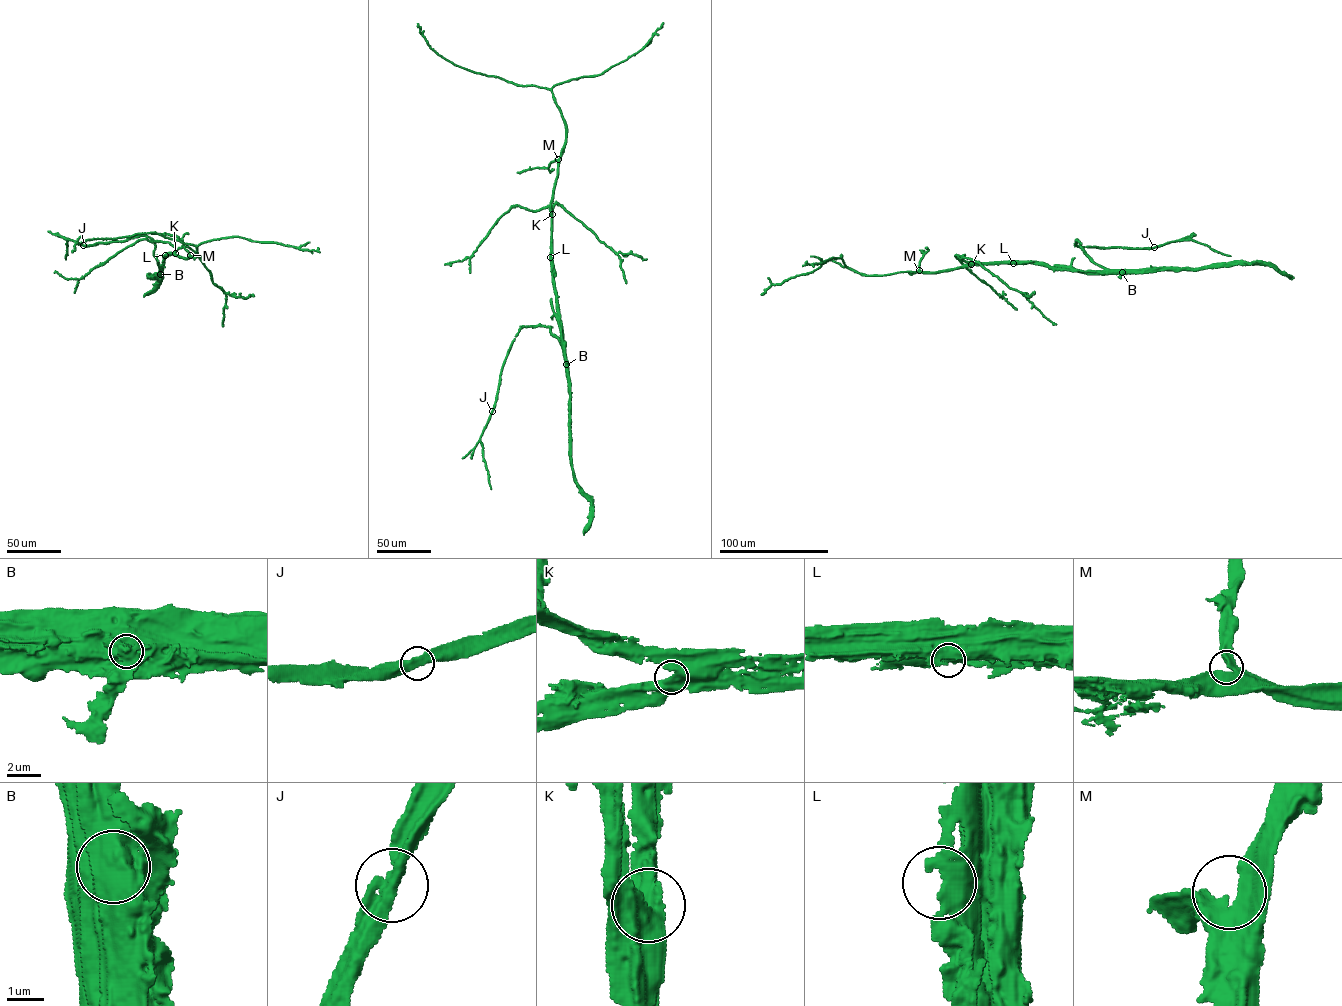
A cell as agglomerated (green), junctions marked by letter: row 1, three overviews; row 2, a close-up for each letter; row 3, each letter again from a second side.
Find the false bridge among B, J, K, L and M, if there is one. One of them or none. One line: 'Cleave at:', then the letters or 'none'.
Cleave at: B

